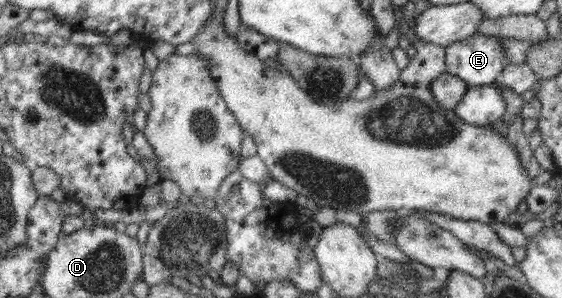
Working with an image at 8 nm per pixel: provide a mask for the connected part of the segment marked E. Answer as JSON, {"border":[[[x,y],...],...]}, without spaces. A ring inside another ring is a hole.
{"border":[[[478,33],[449,44],[446,60],[448,74],[474,87],[496,85],[507,64],[501,38]]]}

